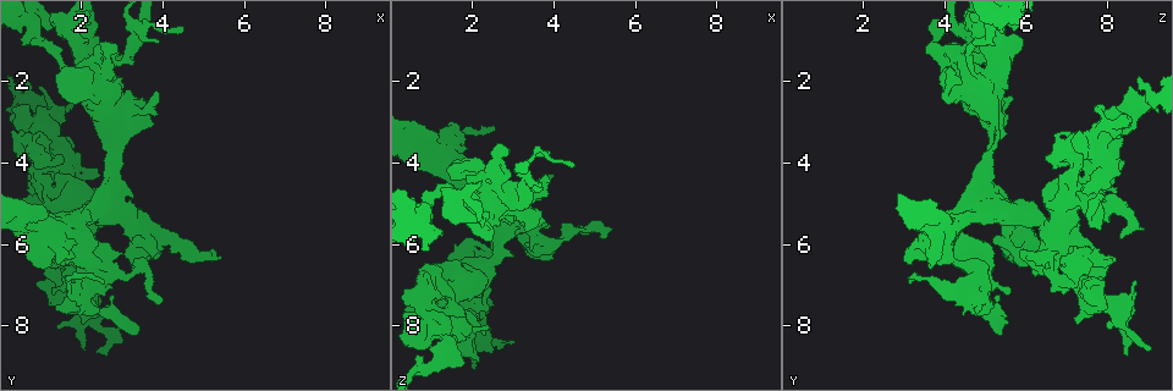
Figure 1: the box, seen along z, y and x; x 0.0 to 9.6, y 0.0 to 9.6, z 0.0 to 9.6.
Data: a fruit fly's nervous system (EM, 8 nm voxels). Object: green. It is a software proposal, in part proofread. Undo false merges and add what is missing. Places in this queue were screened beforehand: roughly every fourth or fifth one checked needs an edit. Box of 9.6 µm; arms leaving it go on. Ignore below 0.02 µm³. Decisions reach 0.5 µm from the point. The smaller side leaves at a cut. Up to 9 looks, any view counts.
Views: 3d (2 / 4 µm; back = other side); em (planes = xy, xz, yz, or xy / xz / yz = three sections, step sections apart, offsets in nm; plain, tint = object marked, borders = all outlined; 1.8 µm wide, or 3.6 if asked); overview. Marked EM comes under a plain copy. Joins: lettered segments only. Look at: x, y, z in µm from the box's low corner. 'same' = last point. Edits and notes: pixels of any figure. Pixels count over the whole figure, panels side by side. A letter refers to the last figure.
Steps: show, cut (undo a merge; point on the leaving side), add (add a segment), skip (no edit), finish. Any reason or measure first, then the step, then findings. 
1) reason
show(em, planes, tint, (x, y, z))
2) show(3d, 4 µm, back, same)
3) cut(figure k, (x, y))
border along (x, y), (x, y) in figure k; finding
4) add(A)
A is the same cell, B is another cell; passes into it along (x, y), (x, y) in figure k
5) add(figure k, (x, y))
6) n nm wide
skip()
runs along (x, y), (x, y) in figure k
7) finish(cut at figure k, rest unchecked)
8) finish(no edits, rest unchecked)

calibre changes
show(em, xz, step 4, tint, (1.95, 7.10, 4.65))

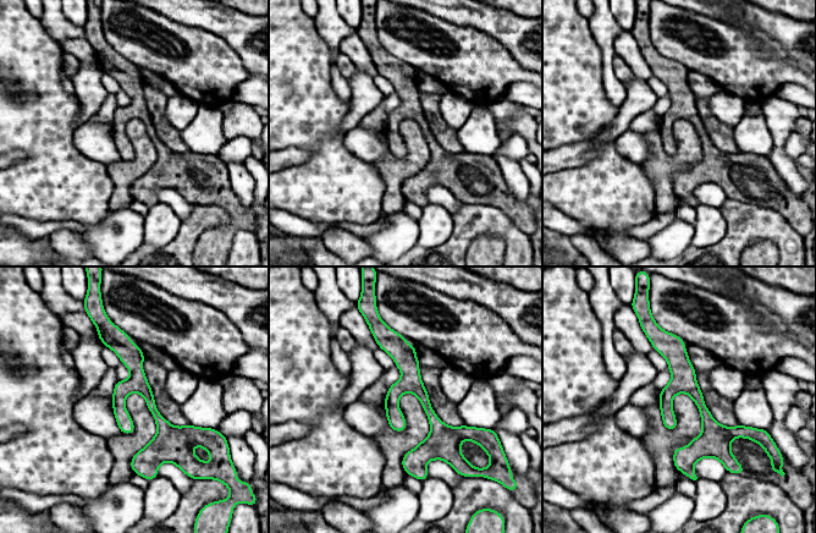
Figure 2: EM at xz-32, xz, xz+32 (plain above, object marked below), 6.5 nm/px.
show(em, planes, borders, same)

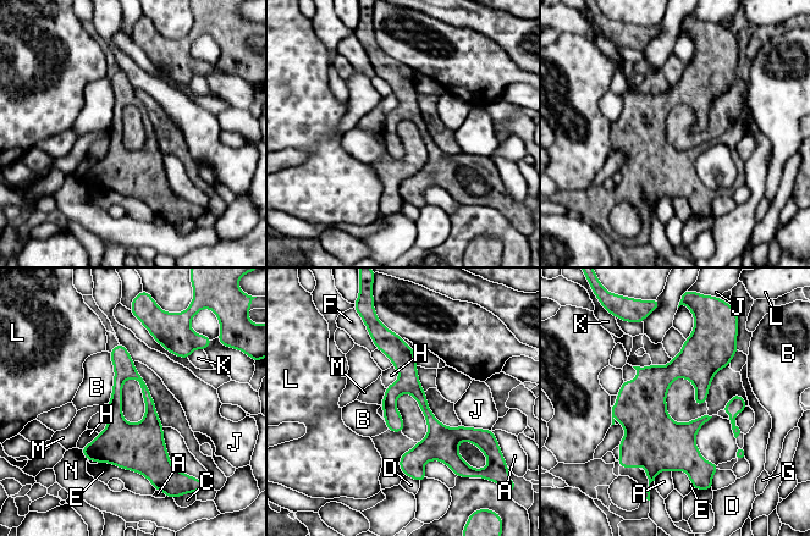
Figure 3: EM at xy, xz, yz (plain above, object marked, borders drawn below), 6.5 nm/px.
E touches over 400 nm
skip()
A, B, C, D, E, F, G, H, J, K, L, M and N are other cells; runs along (729, 354), (676, 368), (623, 453) in figure 3; one neuron here

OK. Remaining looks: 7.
show(3d, 4 µm, (1.80, 0.90, 5.25))

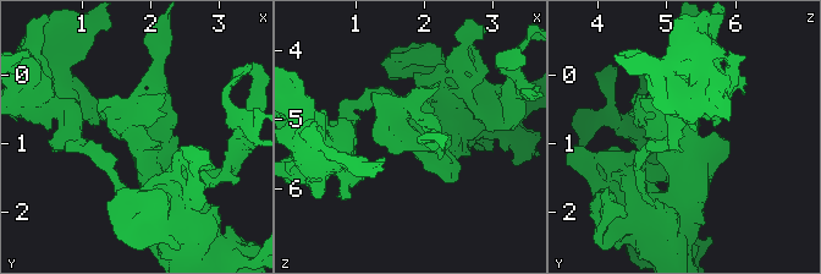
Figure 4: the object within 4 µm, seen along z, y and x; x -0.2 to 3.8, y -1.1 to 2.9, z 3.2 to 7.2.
need the tissue
show(em, xy, step 16, tint, (1.80, 0.90, 5.30))

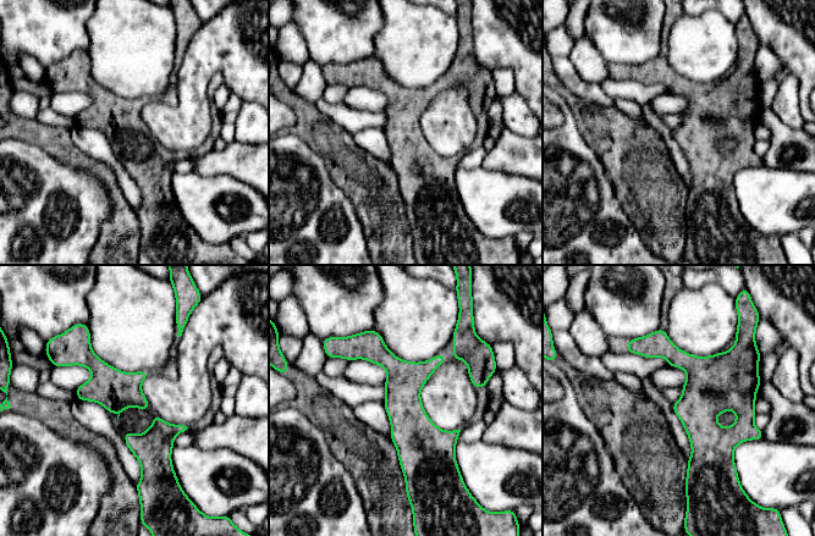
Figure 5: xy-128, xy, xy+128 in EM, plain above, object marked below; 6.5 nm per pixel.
another direction
show(em, planes, borders, same)

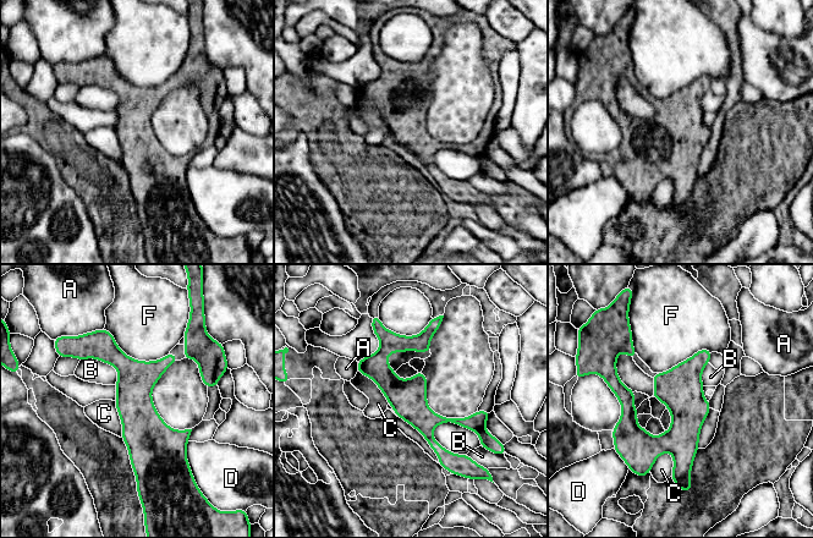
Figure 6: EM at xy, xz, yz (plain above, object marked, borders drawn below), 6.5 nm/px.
skip()
A, B, C, D and F are other cells; runs along (106, 335), (135, 377), (143, 475) in figure 6; all the same neuron

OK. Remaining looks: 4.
sudden change in width
show(em, xz, step 4, tint, (1.40, 3.30, 8.05))

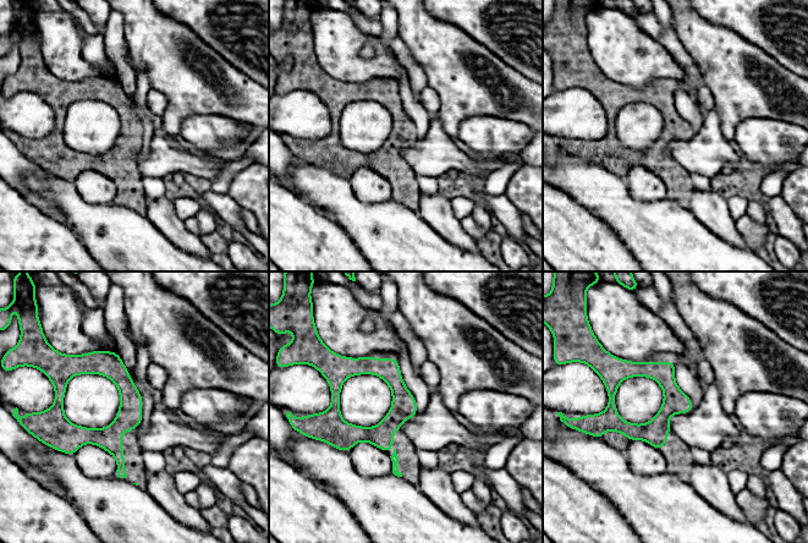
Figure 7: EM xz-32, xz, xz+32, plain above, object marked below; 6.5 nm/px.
show(em, xz, step 4, borders, same)

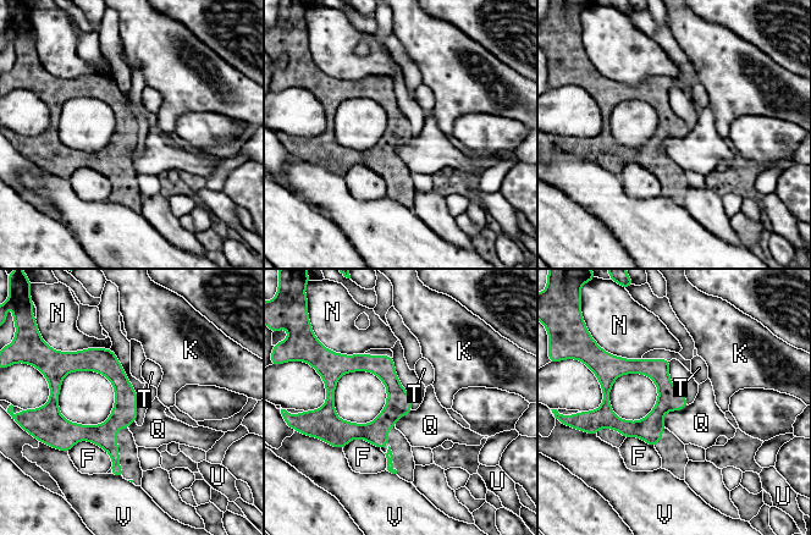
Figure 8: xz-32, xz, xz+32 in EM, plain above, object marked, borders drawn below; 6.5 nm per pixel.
160 nm wide; F touches over 320 nm
skip()
F, K, N, Q, T, U and V are other cells; one neuron here

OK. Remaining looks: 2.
branch stops here
show(em, xy, step 8, tint, (5.20, 6.05, 5.85))

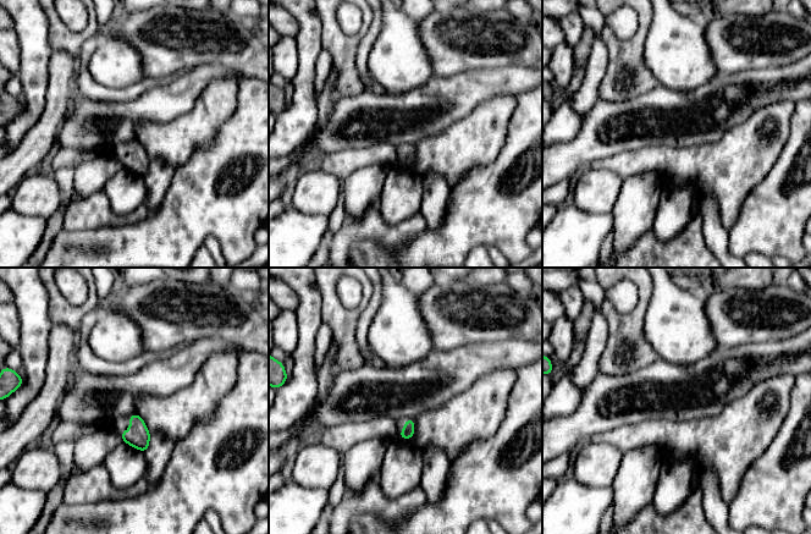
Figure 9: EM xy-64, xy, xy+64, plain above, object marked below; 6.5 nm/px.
cut it another way
show(em, planes, borders, same)

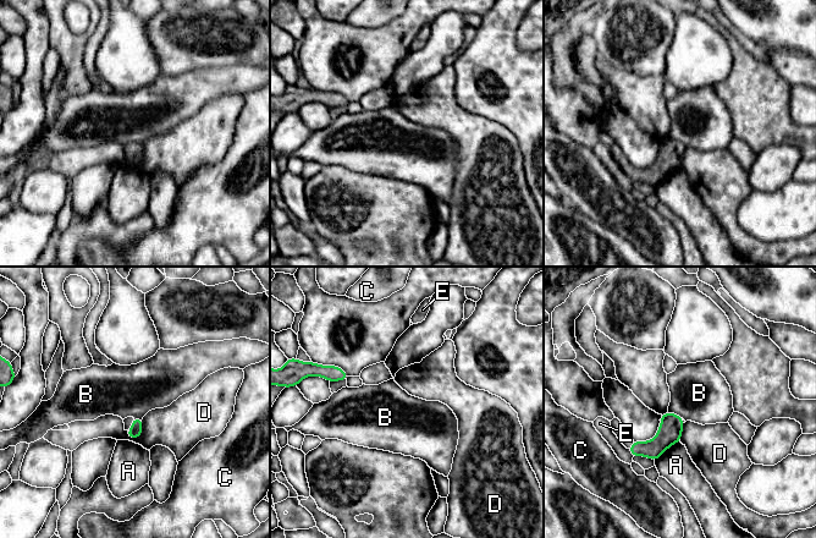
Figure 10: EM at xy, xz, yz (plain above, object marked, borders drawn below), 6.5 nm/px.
skip()
A, B, C, D and E are other cells; none of them fits

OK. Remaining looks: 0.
finish(no edits, rest unchecked)

